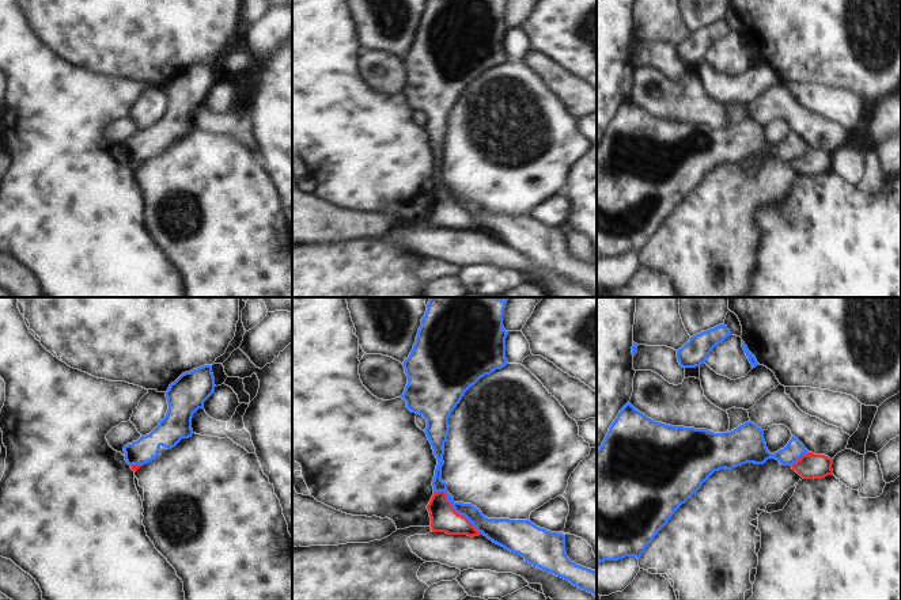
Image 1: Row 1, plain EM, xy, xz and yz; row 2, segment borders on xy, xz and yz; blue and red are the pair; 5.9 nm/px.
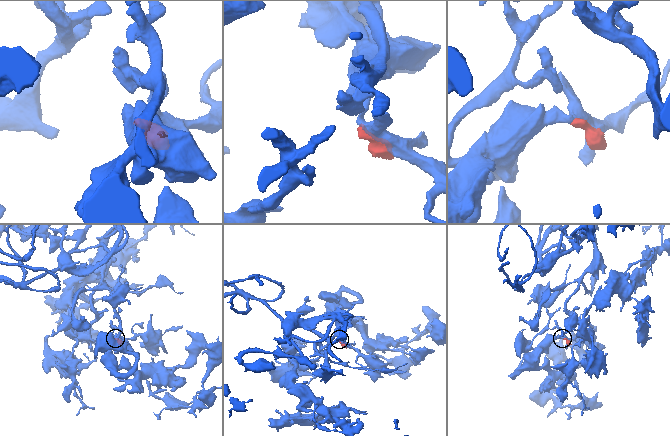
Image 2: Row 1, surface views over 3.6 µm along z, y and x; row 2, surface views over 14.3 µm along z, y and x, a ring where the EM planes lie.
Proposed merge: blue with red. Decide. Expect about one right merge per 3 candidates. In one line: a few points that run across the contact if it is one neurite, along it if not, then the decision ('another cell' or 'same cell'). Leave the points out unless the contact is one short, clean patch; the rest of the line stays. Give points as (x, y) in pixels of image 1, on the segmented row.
another cell

